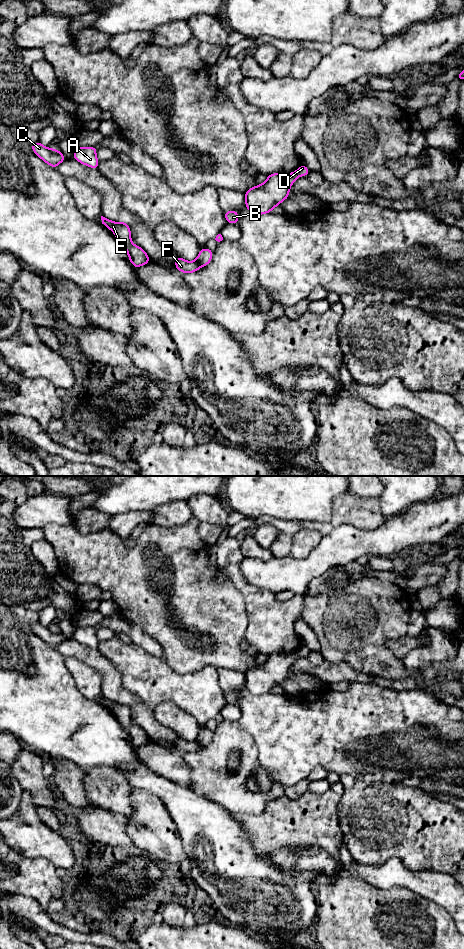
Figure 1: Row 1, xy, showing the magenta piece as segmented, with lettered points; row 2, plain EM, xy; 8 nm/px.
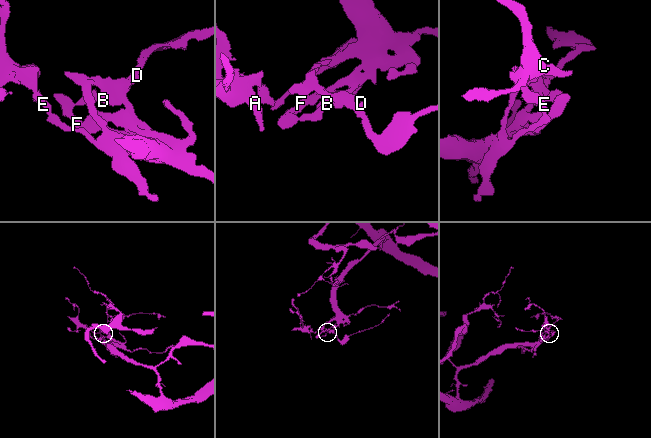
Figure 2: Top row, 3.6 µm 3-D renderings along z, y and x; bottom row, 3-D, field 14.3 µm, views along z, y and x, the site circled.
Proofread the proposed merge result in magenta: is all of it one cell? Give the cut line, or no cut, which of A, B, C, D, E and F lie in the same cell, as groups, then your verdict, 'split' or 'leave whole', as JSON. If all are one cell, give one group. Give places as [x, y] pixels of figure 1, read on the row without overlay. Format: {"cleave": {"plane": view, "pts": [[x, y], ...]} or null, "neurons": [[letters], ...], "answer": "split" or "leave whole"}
{"cleave": {"plane": "xy", "pts": [[133, 724], [127, 730]]}, "neurons": [["A", "C", "E"], ["B", "D", "F"]], "answer": "split"}

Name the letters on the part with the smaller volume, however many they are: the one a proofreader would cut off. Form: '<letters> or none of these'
A, C, E

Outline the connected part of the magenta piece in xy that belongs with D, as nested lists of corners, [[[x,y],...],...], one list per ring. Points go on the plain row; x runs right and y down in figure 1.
[[[303,644],[290,654],[273,653],[263,664],[250,668],[245,673],[246,688],[253,695],[270,693],[289,677],[289,670],[299,656],[307,656],[310,650]]]

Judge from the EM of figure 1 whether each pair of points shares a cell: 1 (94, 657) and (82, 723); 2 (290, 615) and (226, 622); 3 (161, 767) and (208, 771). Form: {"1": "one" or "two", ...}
{"1": "two", "2": "two", "3": "two"}

